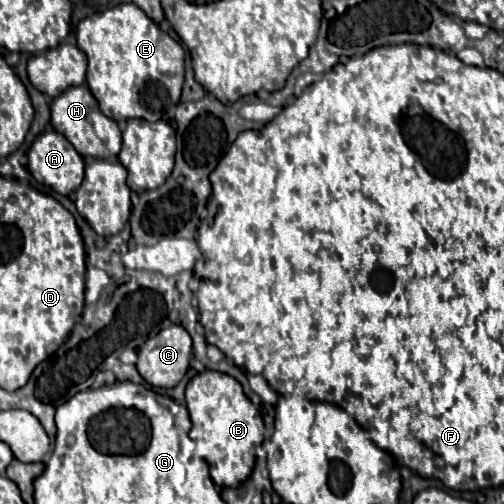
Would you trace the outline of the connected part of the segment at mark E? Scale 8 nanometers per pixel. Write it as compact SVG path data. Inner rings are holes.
M122 3L82 19L76 39L78 49L88 57L86 85L106 117L158 121L172 105L178 105L184 85L184 49L138 5Z

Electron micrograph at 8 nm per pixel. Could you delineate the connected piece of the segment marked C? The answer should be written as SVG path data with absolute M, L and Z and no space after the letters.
M170 325L150 337L136 361L136 369L152 387L174 387L189 369L192 339L180 325Z

